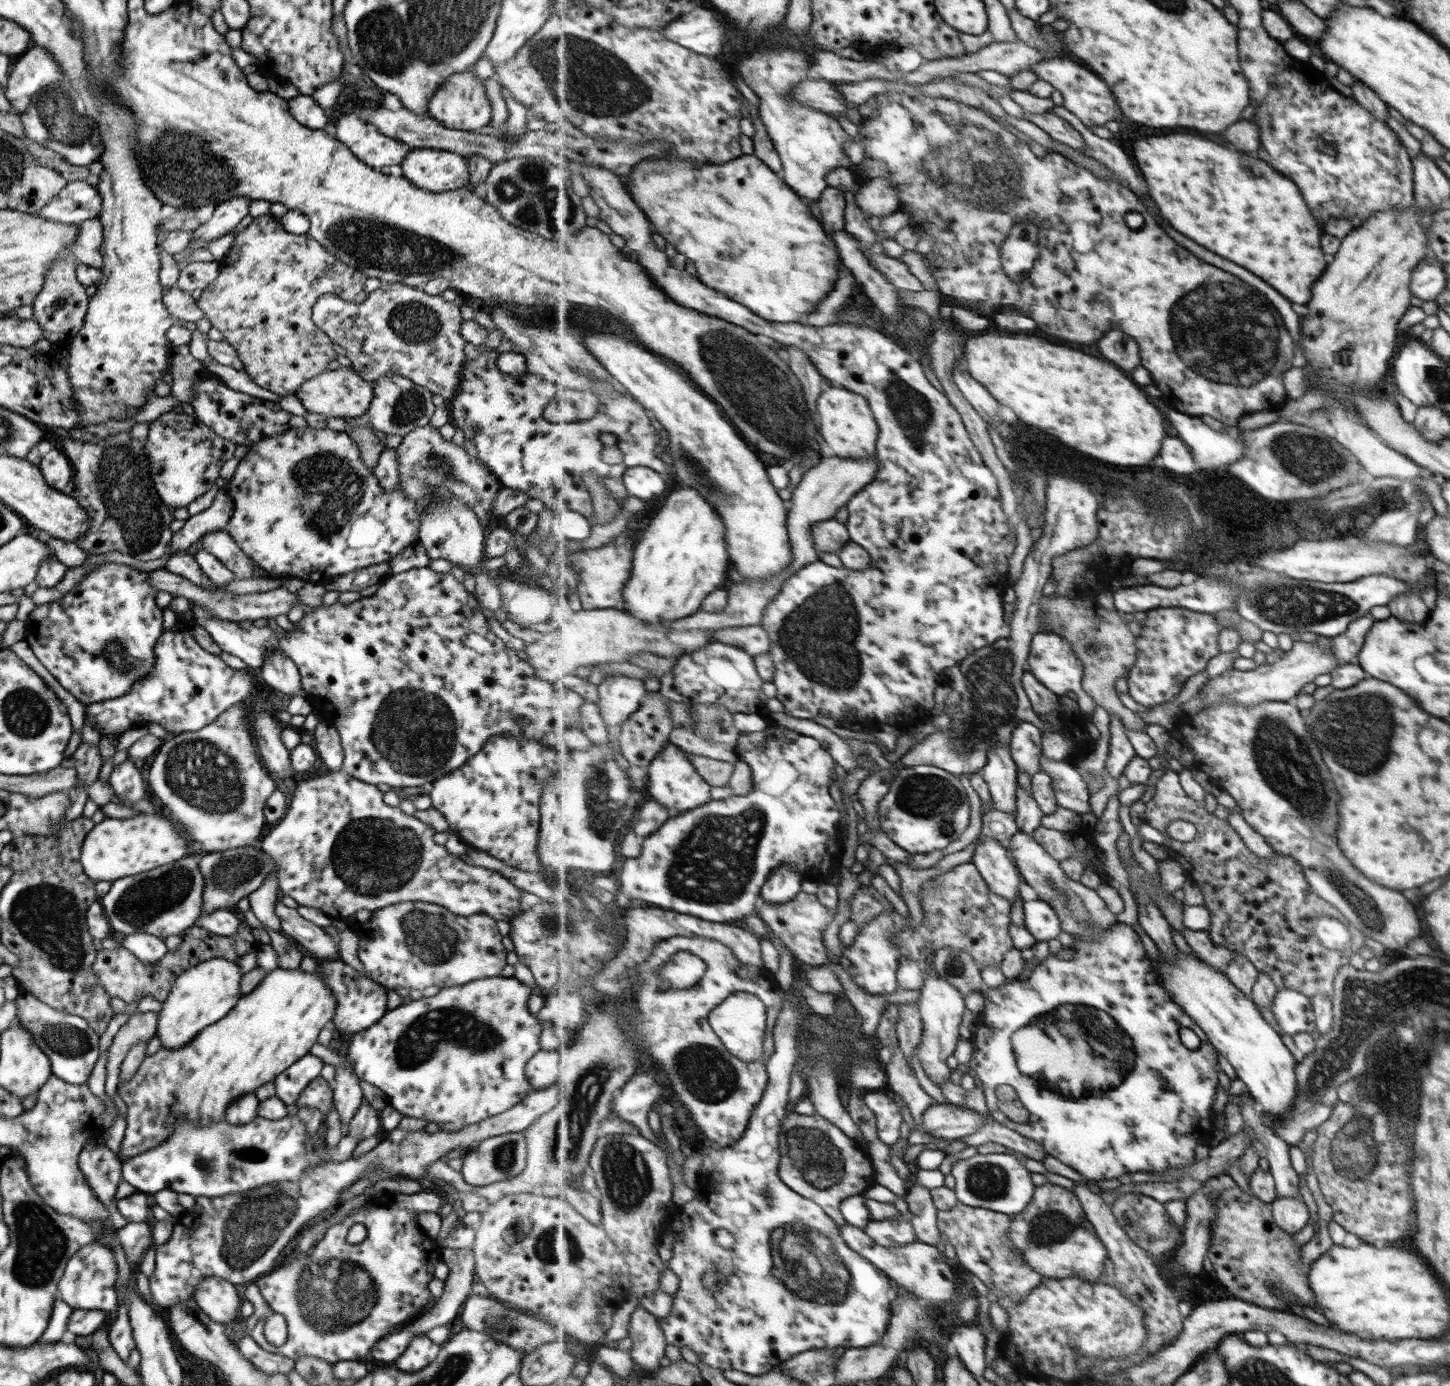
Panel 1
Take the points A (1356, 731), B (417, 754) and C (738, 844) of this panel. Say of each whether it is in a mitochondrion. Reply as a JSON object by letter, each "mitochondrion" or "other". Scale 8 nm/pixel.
{"A":"mitochondrion","B":"mitochondrion","C":"mitochondrion"}

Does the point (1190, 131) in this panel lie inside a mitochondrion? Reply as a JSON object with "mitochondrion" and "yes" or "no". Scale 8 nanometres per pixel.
{"mitochondrion":"no"}

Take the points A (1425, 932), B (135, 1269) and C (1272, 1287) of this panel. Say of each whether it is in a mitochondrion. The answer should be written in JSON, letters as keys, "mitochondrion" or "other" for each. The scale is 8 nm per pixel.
{"A":"other","B":"other","C":"mitochondrion"}

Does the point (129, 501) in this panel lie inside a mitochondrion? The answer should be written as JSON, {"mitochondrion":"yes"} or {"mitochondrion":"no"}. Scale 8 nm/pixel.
{"mitochondrion":"yes"}

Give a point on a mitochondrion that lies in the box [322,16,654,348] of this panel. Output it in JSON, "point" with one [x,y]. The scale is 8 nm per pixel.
{"point":[595,83]}

